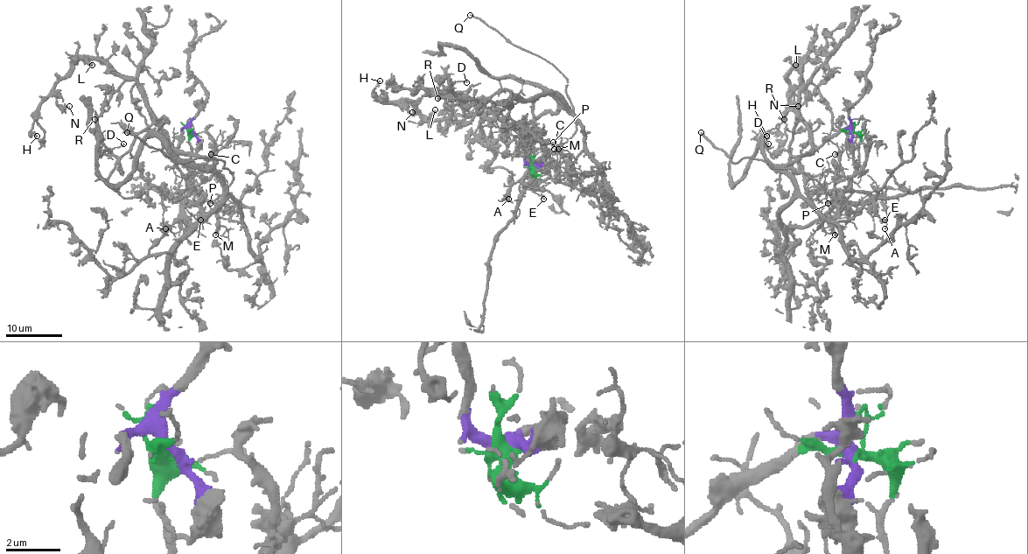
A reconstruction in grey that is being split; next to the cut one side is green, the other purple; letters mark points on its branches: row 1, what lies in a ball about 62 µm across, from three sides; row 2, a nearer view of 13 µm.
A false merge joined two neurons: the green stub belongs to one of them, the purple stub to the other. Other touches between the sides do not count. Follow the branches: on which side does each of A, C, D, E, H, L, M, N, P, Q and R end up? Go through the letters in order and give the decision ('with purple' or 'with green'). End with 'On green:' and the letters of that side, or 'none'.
A: with green
C: with green
D: with purple
E: with green
H: with purple
L: with purple
M: with green
N: with purple
P: with green
Q: with green
R: with purple
On green: A, C, E, M, P, Q

